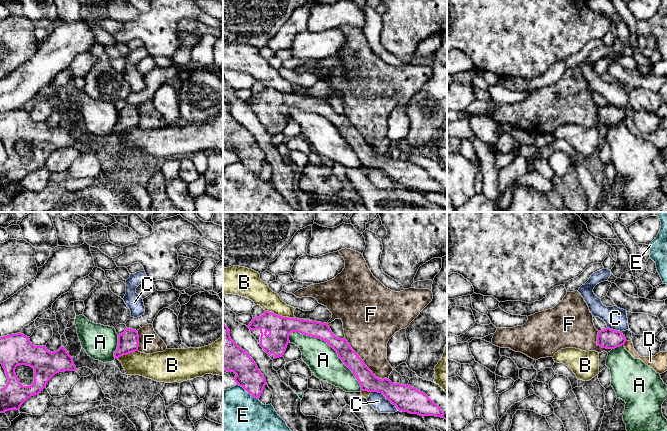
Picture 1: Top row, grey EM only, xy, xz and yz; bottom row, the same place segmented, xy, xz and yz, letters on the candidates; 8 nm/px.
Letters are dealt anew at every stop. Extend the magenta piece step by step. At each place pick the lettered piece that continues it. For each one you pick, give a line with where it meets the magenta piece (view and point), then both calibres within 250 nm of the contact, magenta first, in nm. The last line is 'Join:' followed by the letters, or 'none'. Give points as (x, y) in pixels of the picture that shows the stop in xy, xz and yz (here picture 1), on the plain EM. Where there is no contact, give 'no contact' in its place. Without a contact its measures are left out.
Join: none

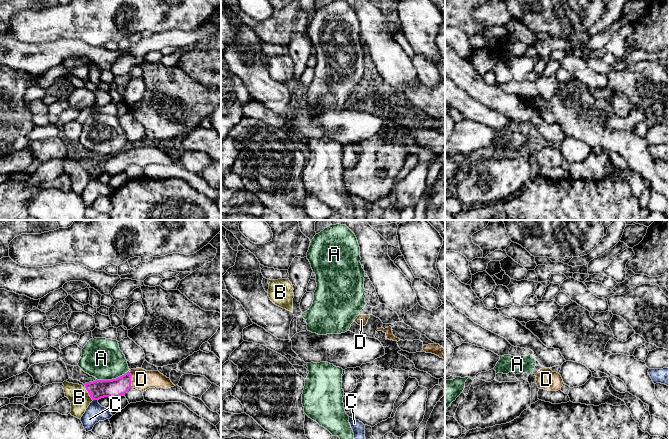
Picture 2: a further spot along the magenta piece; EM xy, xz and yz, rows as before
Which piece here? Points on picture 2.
D: xy (130, 155) | 150/160 nm
Join: D

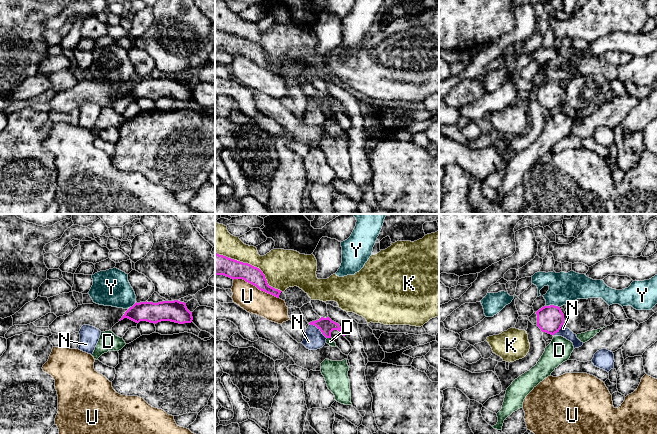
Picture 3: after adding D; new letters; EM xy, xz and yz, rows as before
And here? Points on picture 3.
Join: none

